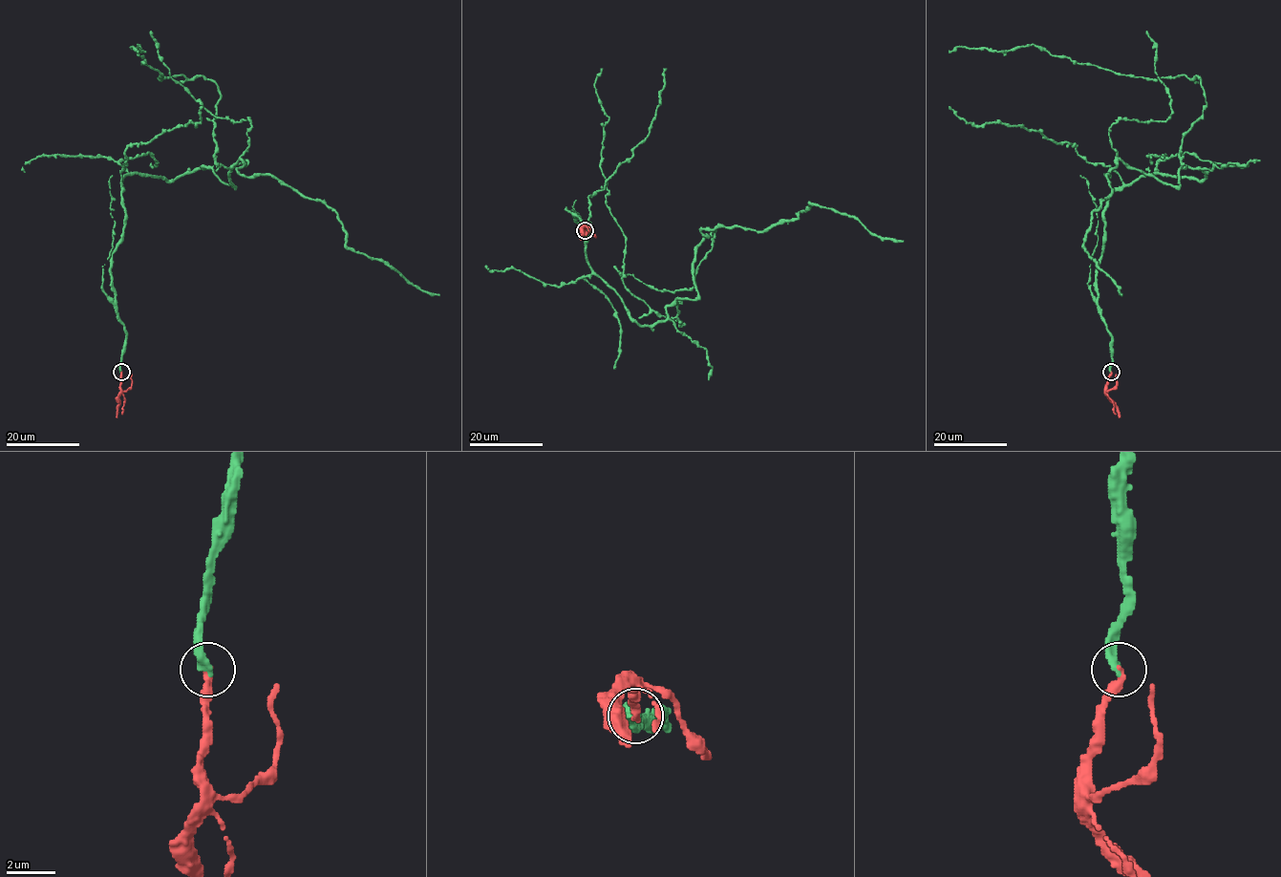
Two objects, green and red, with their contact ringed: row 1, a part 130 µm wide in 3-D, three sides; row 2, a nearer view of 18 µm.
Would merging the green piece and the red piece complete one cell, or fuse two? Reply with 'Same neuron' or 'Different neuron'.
Same neuron

